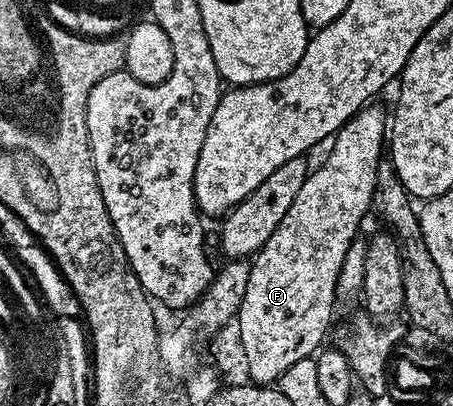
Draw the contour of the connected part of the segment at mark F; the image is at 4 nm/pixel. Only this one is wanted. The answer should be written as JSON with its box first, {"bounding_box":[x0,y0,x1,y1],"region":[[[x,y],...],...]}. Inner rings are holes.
{"bounding_box":[238,102,388,386],"region":[[[371,102],[361,108],[345,126],[334,133],[330,152],[320,168],[315,167],[284,219],[271,238],[255,253],[250,265],[246,293],[238,310],[240,336],[247,355],[250,380],[259,386],[273,385],[293,363],[309,359],[322,345],[337,305],[337,280],[351,242],[359,235],[360,224],[371,211],[377,171],[388,140],[388,112]]]}

